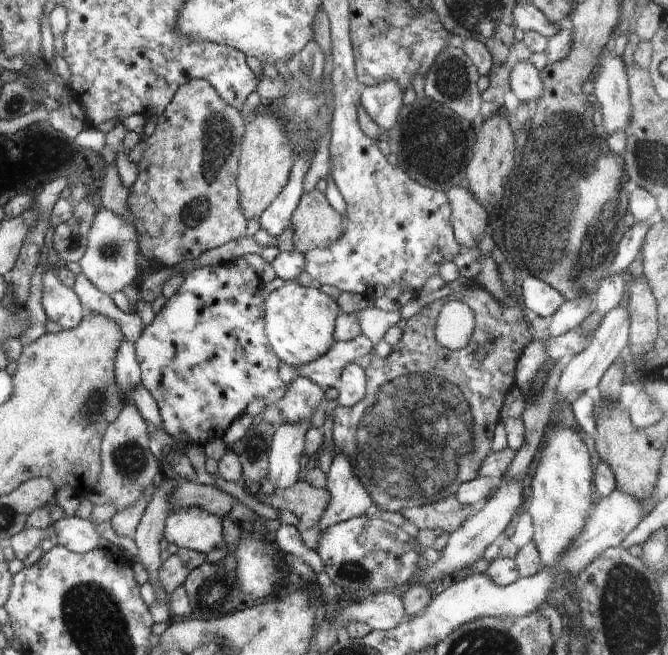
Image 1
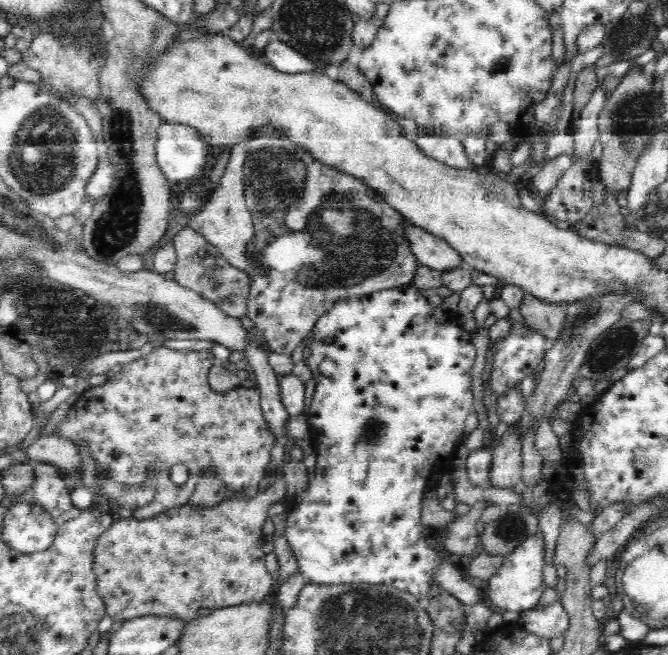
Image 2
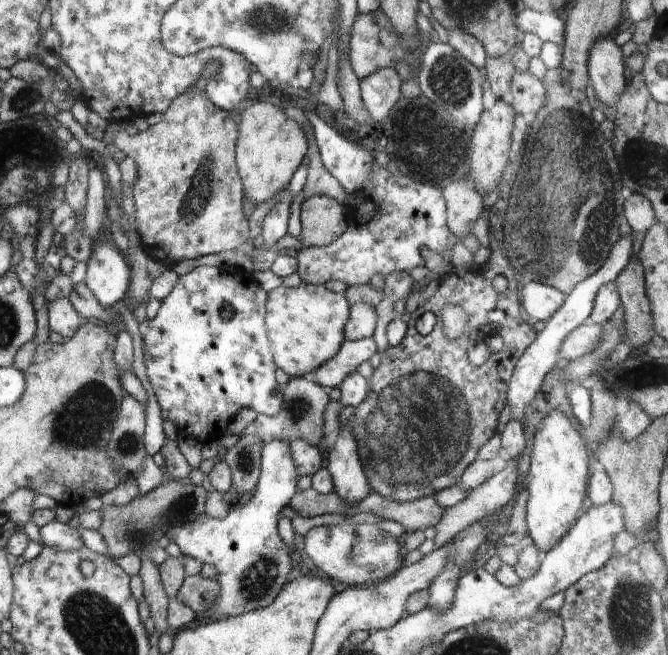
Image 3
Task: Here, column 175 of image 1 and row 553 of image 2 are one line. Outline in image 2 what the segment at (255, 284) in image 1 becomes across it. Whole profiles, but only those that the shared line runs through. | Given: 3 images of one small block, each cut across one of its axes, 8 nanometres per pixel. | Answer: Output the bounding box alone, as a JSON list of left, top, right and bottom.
[284,284,476,603]

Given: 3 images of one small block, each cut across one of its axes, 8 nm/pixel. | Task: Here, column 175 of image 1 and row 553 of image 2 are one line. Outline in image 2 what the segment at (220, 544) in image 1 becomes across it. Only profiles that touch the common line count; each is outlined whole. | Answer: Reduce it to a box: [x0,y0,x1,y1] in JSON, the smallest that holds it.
[488,529,547,612]

